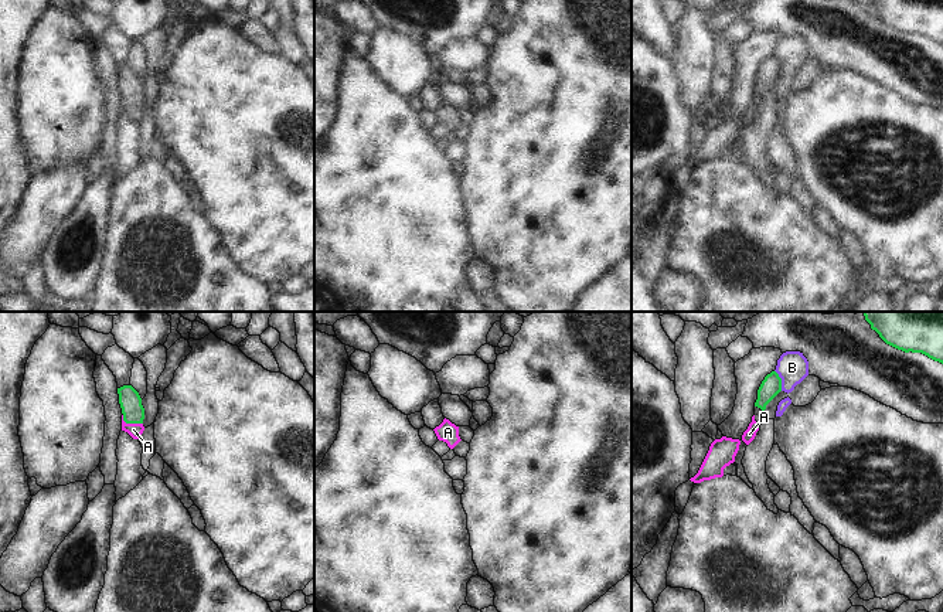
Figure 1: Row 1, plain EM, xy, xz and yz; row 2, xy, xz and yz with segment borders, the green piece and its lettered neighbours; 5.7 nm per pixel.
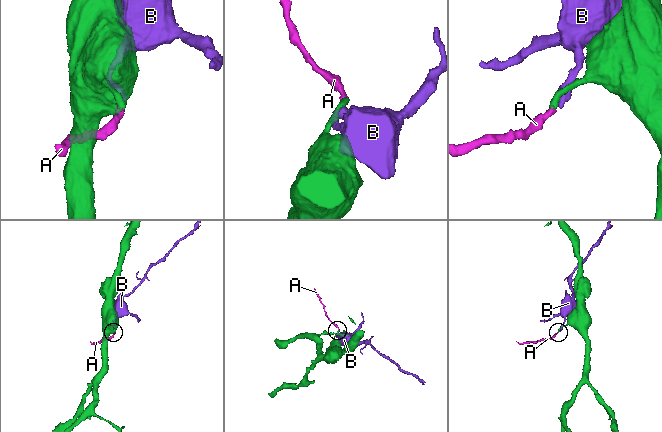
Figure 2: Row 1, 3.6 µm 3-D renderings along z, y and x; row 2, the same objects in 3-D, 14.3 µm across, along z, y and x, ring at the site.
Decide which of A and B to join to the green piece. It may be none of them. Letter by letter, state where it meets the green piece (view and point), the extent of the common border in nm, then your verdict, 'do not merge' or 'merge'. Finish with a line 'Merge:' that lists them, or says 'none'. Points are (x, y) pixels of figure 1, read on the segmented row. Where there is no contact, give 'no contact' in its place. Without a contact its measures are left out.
A: contact xy (130, 422); length 130 nm; merge
B: contact yz (780, 380); length 130 nm; do not merge
Merge: A

